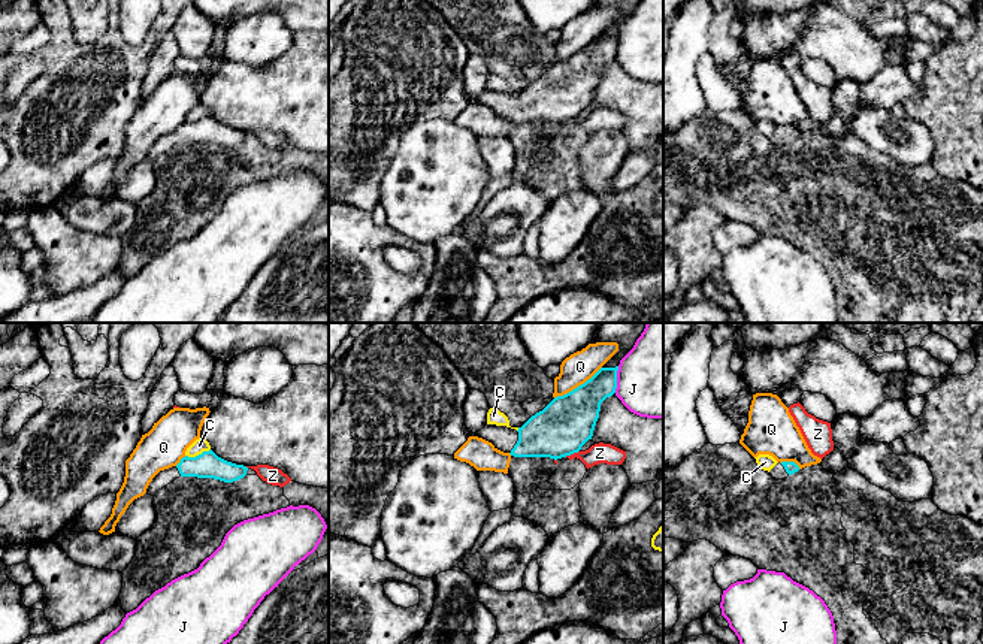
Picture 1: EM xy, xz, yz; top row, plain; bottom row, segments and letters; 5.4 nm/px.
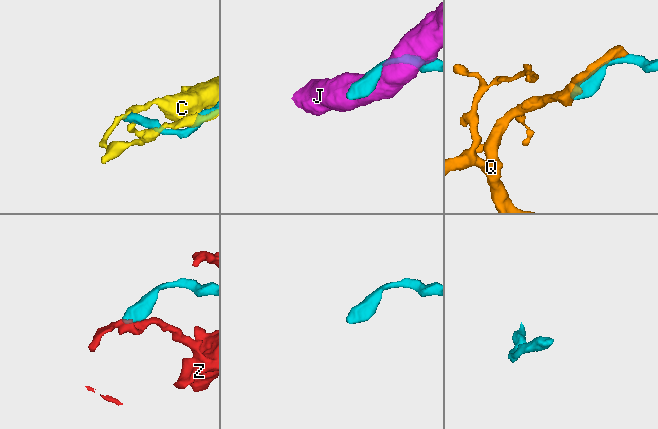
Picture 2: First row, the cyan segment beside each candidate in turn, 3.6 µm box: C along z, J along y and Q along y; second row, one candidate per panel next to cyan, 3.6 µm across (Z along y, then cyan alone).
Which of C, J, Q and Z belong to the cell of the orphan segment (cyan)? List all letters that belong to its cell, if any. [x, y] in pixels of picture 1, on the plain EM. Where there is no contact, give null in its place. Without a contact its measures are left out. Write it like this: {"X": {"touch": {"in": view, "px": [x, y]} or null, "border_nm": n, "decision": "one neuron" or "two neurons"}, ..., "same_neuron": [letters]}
{"C": {"touch": {"in": "xy", "px": [199, 120]}, "border_nm": 140, "decision": "two neurons"}, "J": {"touch": {"in": "xz", "px": [616, 45]}, "border_nm": 150, "decision": "two neurons"}, "Q": {"touch": {"in": "xz", "px": [578, 51]}, "border_nm": 300, "decision": "two neurons"}, "Z": {"touch": {"in": "xz", "px": [571, 118]}, "border_nm": 90, "decision": "two neurons"}, "same_neuron": []}

